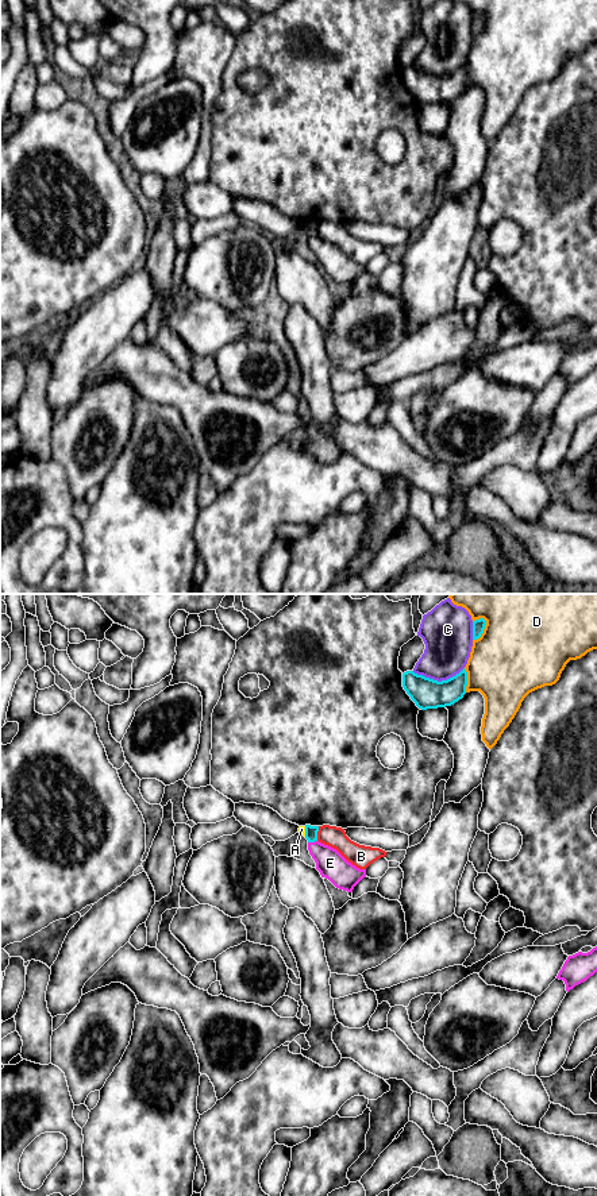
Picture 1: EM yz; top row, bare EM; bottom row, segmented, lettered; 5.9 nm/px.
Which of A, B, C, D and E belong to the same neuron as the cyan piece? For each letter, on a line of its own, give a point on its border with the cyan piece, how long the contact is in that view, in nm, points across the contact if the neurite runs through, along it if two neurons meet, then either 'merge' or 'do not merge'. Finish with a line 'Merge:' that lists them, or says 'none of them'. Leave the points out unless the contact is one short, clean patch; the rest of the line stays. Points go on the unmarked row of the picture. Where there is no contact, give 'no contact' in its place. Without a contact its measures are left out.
A: meets cyan in yz at (305, 227); contact 60 nm long; border along yz (304, 222), (305, 231); do not merge
B: meets cyan in yz at (316, 228); contact 90 nm long; do not merge
C: meets cyan in yz at (436, 76); contact 320 nm long; do not merge
D: meets cyan in yz at (482, 26); contact 160 nm long; do not merge
E: meets cyan in yz at (312, 236); contact 60 nm long; do not merge
Merge: none of them

